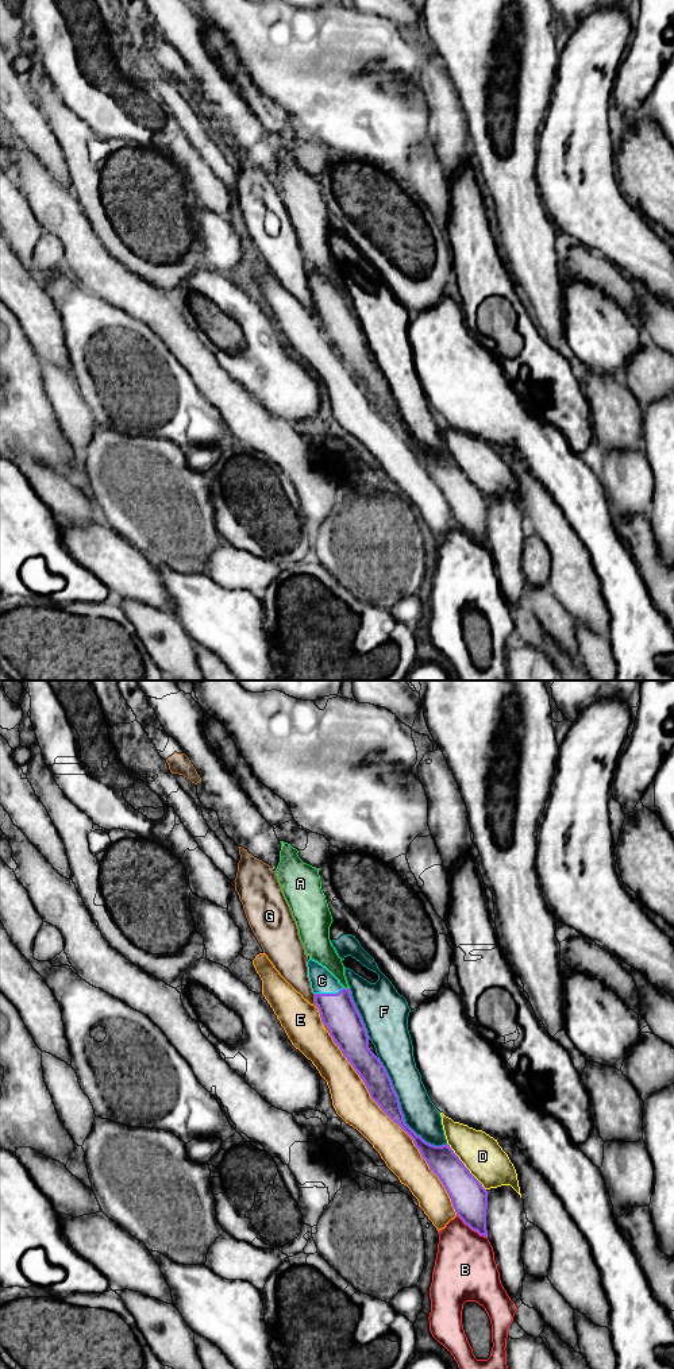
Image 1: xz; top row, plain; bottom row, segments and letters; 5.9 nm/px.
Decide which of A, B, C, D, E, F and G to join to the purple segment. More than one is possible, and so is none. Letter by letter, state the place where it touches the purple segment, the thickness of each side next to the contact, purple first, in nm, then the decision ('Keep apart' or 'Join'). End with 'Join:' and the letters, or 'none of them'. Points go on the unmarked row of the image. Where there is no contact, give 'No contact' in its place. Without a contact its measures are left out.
A: Touches purple at xz (346, 297). Thickness 220 nm (purple) against 140 nm. Keep apart
B: Touches purple at xz (472, 538). Thickness 220 nm (purple) against 360 nm. Keep apart
C: Touches purple at xz (328, 303). Thickness 220 nm (purple) against 140 nm. Join
D: Touches purple at xz (465, 475). Thickness 220 nm (purple) against 240 nm. Keep apart
E: Touches purple at xz (396, 431). Thickness 150 nm (purple) against 220 nm. Keep apart
F: Touches purple at xz (400, 419). Thickness 150 nm (purple) against 200 nm. Keep apart
G: Touches purple at xz (315, 309). Thickness 220 nm (purple) against 180 nm. Keep apart
Join: C

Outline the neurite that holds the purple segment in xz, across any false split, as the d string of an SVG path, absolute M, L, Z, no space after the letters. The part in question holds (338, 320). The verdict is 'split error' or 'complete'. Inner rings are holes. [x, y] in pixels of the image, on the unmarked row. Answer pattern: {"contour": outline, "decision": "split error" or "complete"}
{"contour": "M309 267L307 275L321 331L330 338L334 351L363 389L370 406L413 448L421 466L446 497L452 516L463 532L488 547L488 500L470 482L448 452L431 454L405 432L392 389L380 367L369 356L370 347L350 297L344 297L317 270Z", "decision": "split error"}

